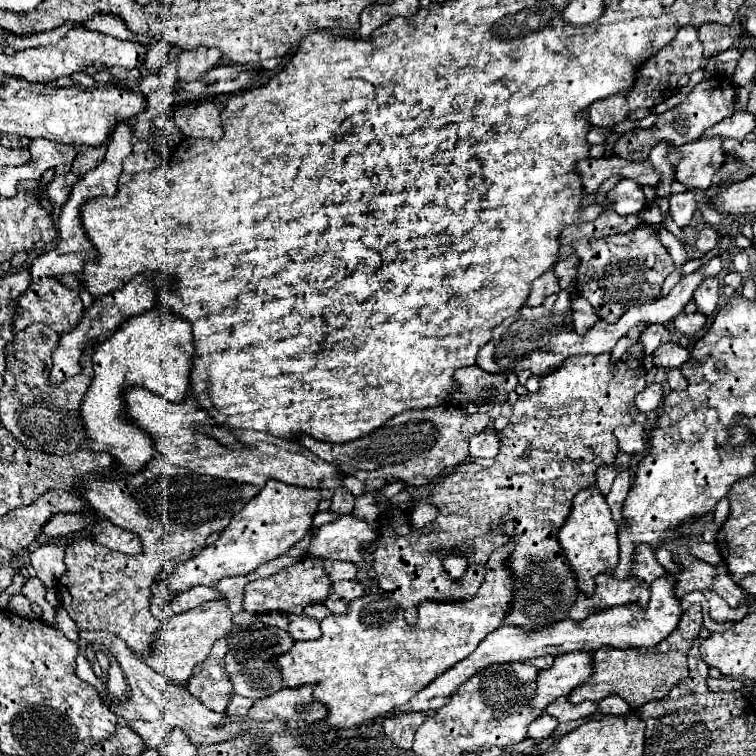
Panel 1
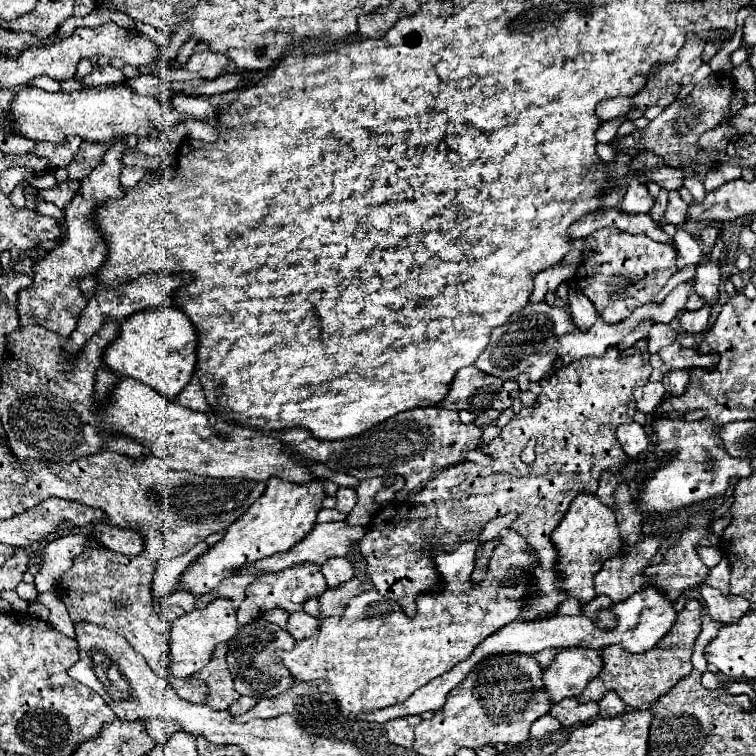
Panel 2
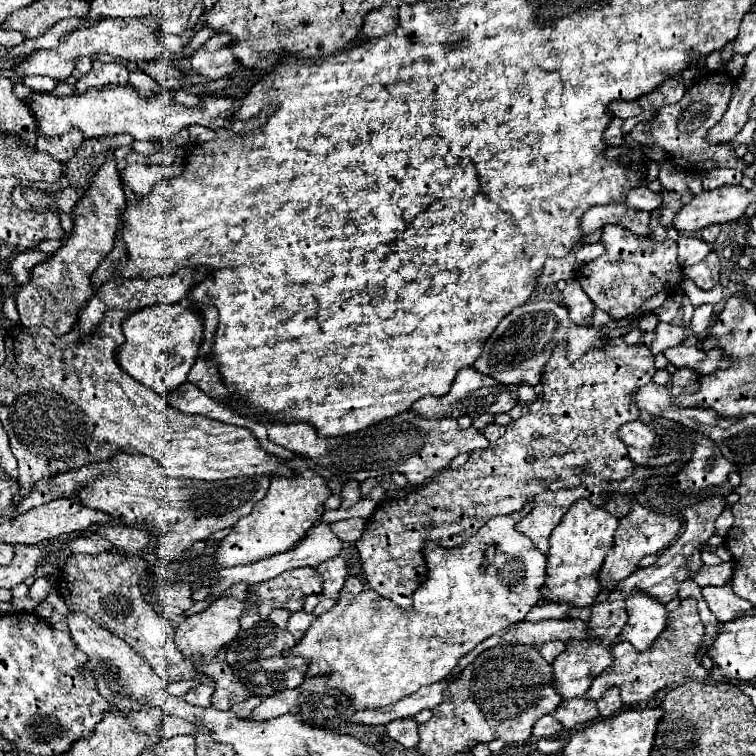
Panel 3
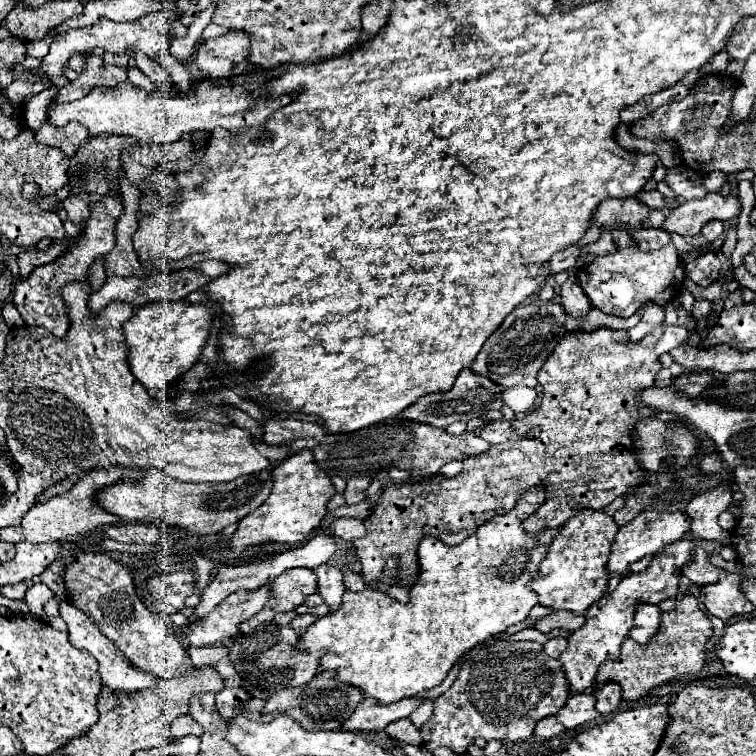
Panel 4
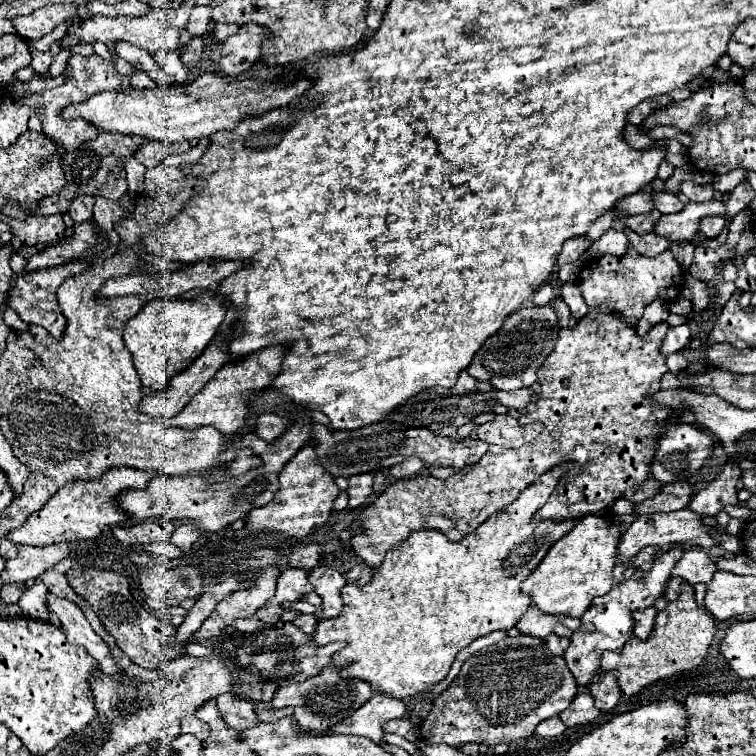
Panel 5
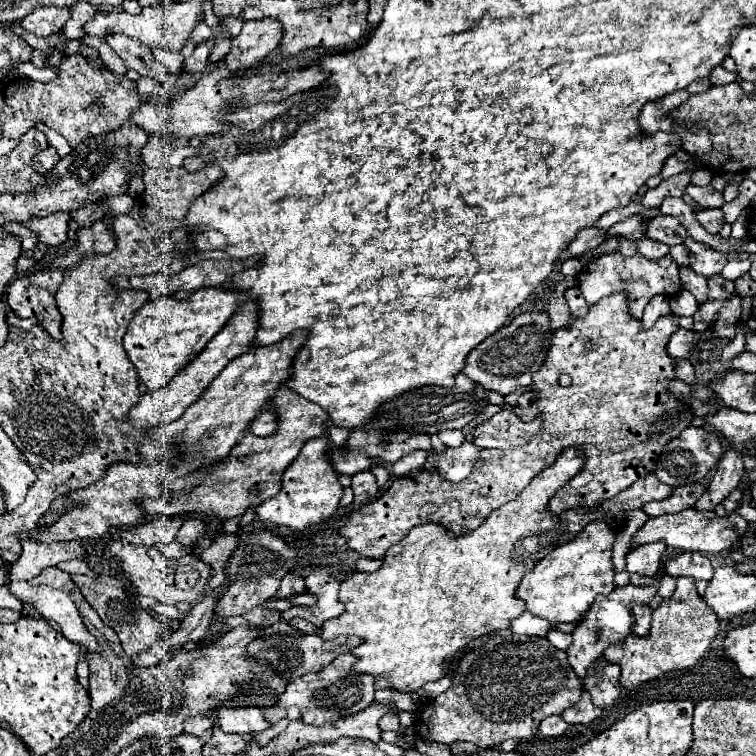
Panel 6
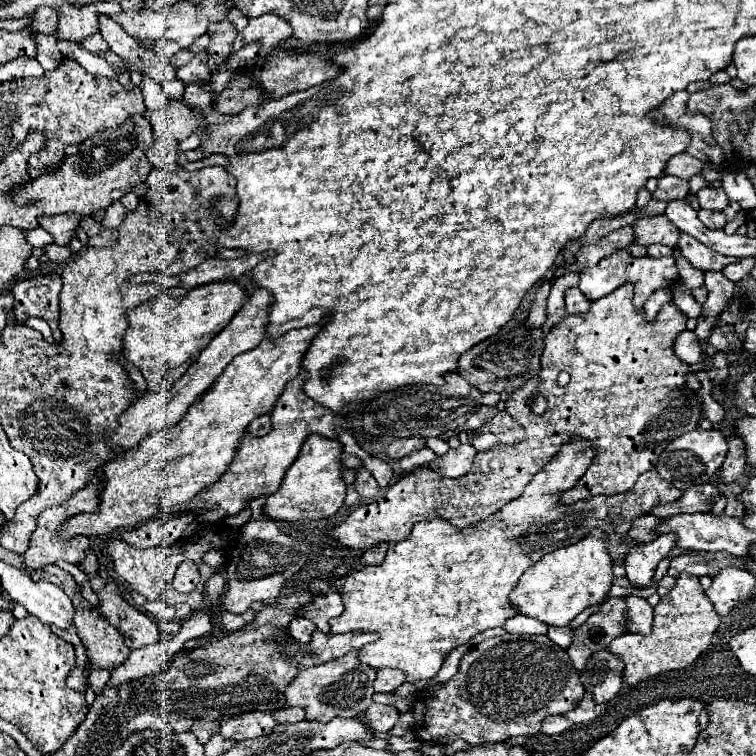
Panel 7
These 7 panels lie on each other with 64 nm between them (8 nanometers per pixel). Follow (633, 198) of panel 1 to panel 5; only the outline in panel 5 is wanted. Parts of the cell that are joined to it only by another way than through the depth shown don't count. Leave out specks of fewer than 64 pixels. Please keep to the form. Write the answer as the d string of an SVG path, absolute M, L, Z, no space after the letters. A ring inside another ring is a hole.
M656 192L654 202L656 202L656 210L660 210L662 214L680 212L680 208L684 208L684 204L678 200L678 196L668 194L668 192Z

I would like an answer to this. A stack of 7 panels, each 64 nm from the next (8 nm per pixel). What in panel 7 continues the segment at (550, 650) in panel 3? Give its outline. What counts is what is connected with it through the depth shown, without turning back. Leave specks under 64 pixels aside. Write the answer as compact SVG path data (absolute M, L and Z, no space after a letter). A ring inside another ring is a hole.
M564 626L564 628L550 628L548 630L548 638L554 642L554 644L558 644L558 646L562 646L562 648L568 648L570 646L570 642L572 642L572 628L570 626Z

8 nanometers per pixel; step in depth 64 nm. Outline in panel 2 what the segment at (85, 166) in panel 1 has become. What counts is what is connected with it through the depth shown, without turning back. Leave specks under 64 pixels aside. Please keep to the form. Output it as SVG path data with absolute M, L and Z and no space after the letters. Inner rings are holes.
M82 142L78 154L66 166L68 178L76 180L76 182L84 180L102 162L106 150L108 150L108 144L88 144L88 142Z

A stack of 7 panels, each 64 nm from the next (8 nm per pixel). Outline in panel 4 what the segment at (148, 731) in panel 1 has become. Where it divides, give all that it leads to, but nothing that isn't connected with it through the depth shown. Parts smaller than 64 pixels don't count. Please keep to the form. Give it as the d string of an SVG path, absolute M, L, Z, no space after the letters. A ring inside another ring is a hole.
M186 714L186 716L180 716L180 718L176 718L174 722L172 722L172 732L174 732L174 736L176 738L180 738L180 736L184 736L184 734L194 734L194 736L202 736L202 726L190 716L190 714Z

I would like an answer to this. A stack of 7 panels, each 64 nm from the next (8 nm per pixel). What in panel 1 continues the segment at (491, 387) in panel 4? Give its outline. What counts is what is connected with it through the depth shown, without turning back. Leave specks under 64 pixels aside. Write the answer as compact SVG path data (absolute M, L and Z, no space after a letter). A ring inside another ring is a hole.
M466 366L454 372L456 390L454 394L460 400L484 404L484 402L498 402L504 404L504 396L518 386L518 378L514 372L508 374L488 374L478 366Z

